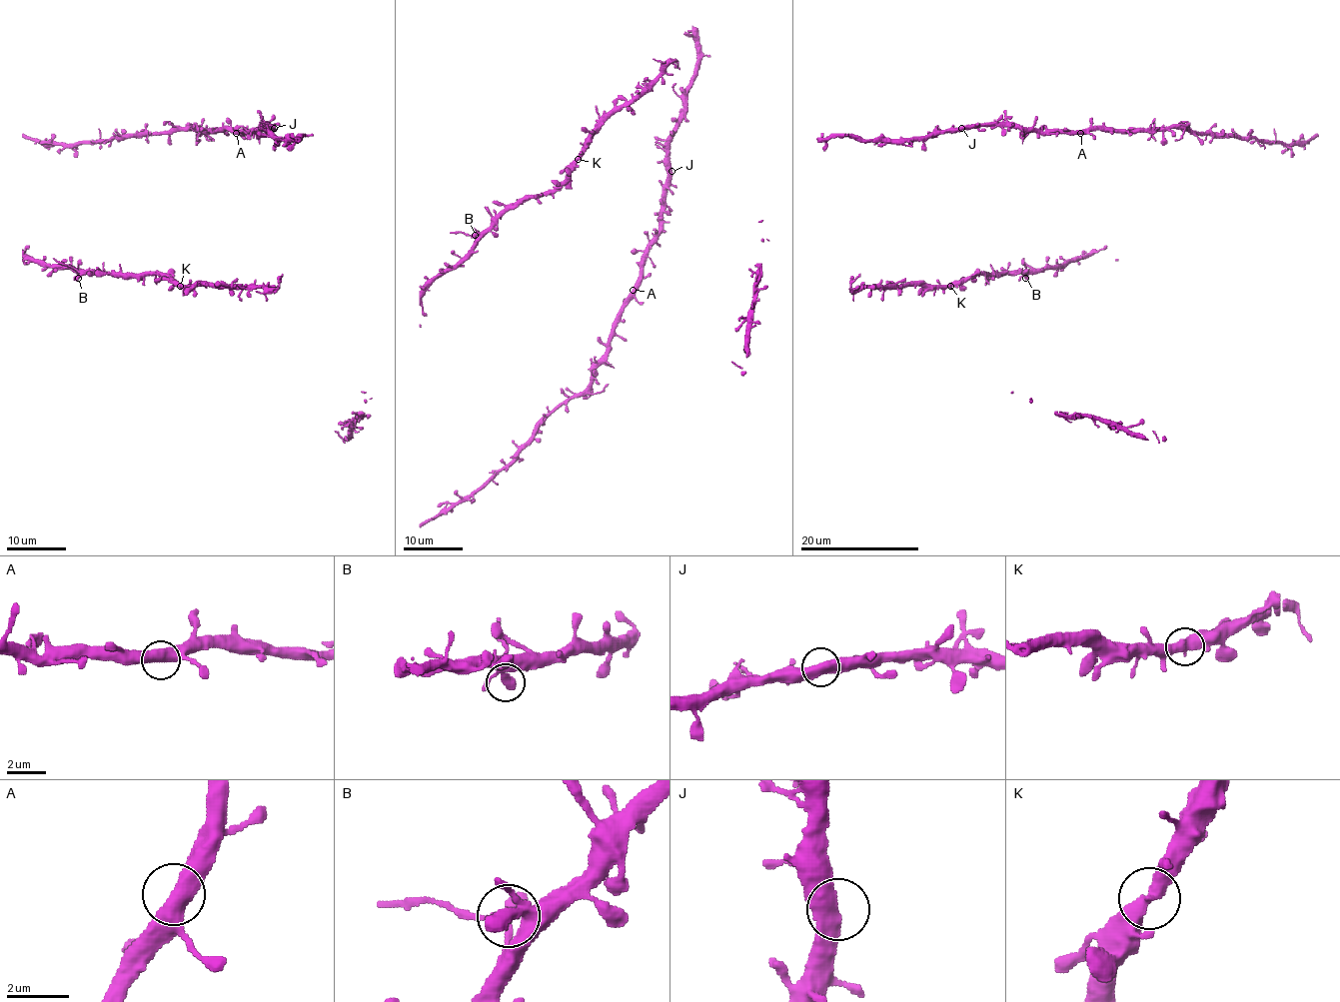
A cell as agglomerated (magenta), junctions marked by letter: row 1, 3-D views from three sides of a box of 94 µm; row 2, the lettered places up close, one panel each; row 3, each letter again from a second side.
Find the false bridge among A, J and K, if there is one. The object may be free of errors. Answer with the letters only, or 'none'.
none

